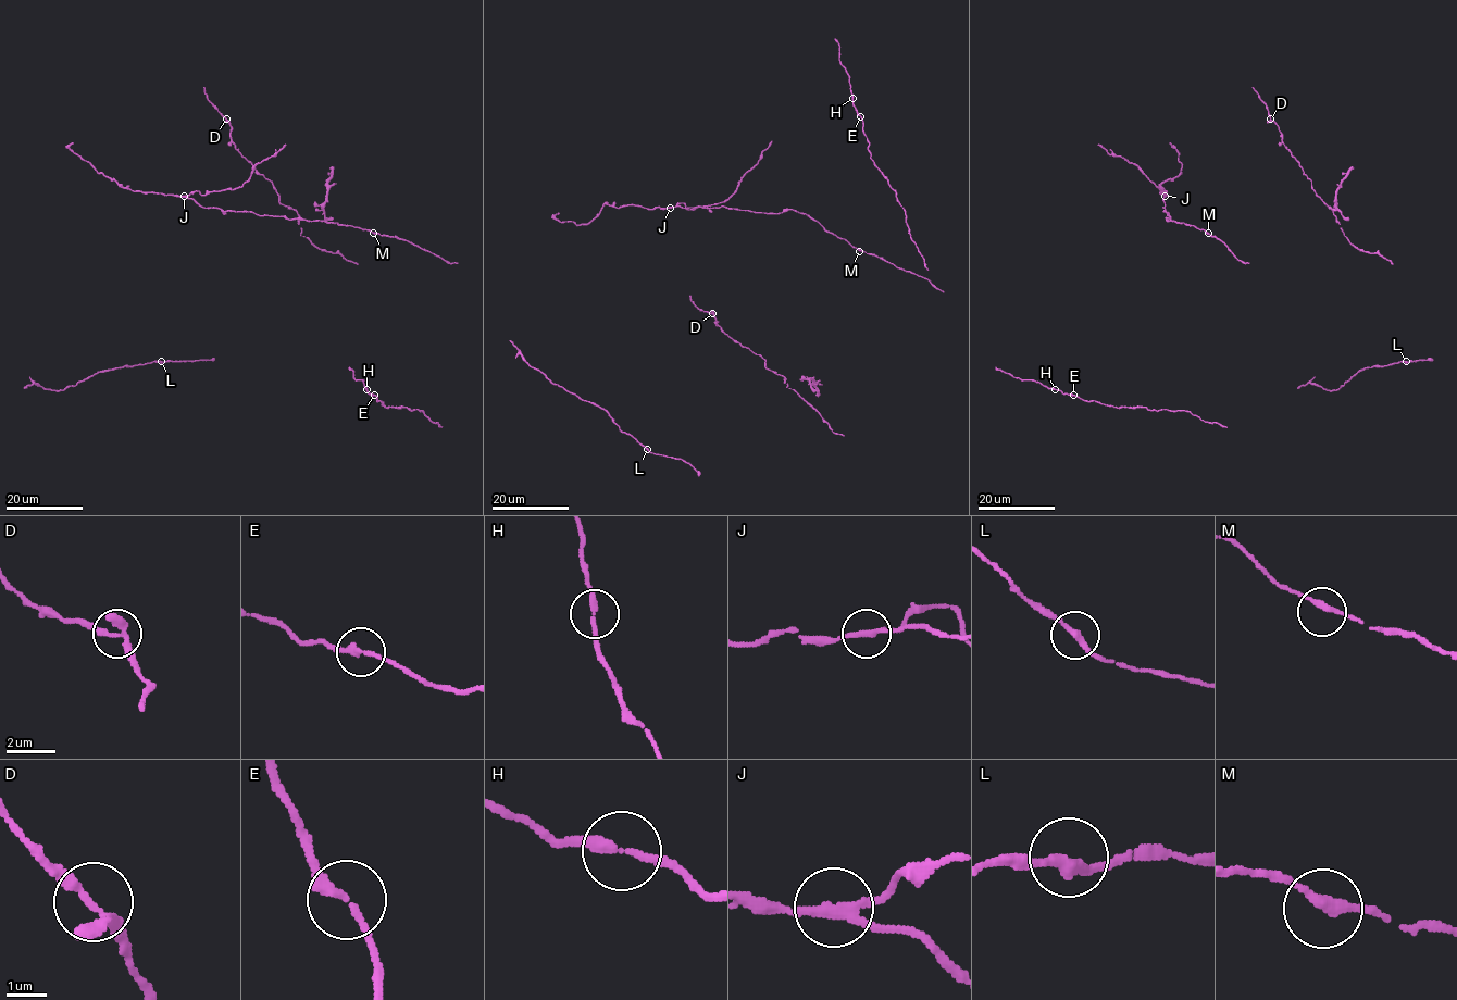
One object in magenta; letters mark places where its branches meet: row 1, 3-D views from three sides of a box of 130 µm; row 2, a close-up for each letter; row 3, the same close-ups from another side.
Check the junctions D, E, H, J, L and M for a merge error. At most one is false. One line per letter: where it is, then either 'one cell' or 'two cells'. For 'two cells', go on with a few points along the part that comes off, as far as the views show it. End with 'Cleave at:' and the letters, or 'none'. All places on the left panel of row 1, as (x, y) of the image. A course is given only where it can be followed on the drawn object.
D: (226, 119) | one cell
E: (374, 395) | one cell
H: (366, 389) | one cell
J: (184, 196) | two cells | (184, 196), (196, 190), (206, 195), (238, 188), (249, 178), (254, 165), (275, 154), (285, 144)
L: (161, 361) | one cell
M: (373, 233) | one cell
Cleave at: J

